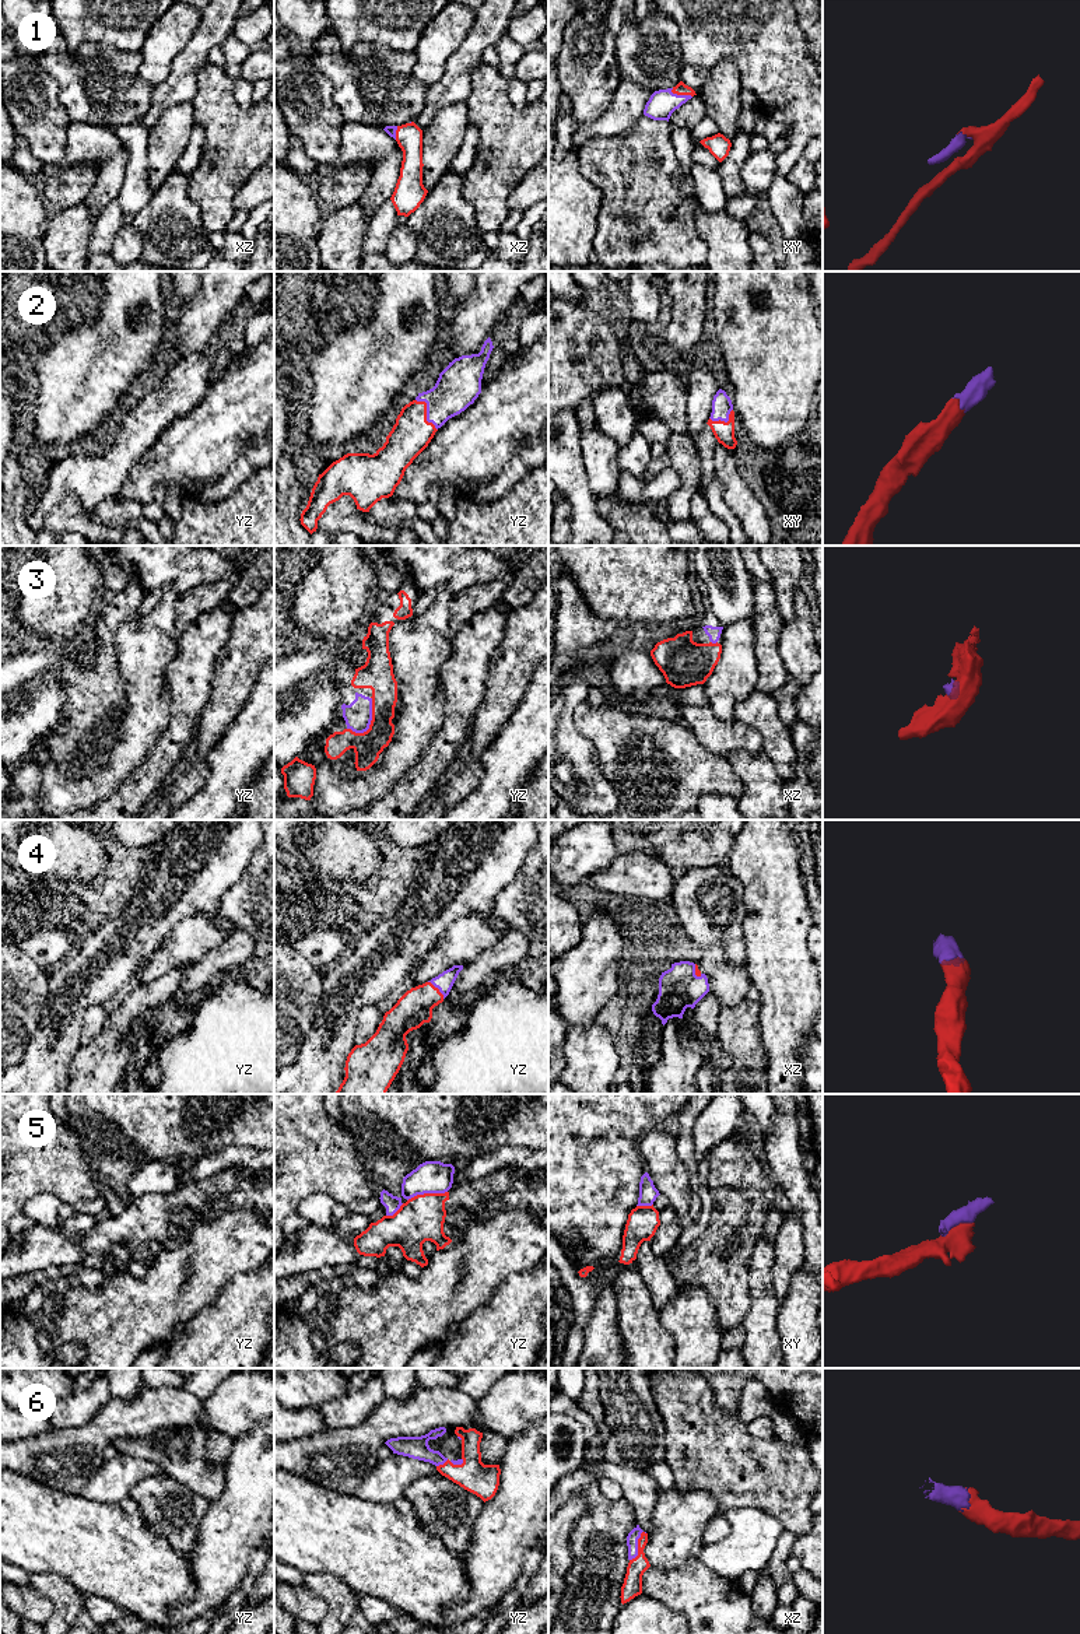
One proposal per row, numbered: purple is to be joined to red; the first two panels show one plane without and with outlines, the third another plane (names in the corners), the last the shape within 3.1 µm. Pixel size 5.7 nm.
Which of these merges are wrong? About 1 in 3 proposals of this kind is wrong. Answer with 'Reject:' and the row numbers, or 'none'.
Reject: 5

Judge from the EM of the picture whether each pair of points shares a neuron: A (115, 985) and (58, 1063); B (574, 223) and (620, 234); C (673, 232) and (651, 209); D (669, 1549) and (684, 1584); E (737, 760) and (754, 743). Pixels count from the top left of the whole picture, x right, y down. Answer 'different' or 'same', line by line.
A: same
B: different
C: same
D: different
E: different

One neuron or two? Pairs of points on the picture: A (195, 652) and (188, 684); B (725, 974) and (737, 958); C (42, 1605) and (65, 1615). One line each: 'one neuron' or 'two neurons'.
A: one neuron
B: two neurons
C: two neurons

